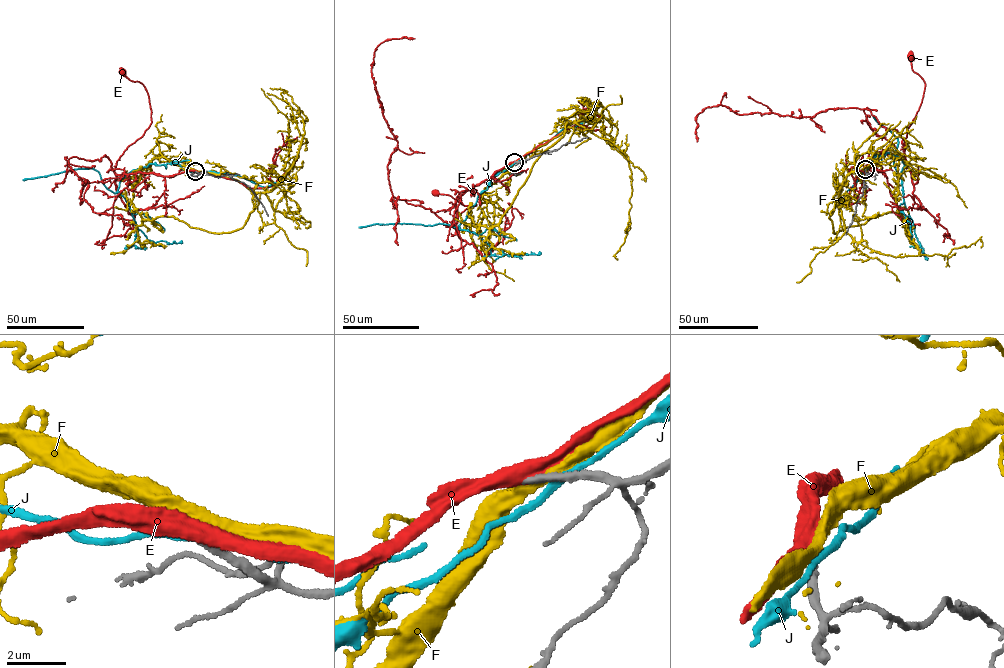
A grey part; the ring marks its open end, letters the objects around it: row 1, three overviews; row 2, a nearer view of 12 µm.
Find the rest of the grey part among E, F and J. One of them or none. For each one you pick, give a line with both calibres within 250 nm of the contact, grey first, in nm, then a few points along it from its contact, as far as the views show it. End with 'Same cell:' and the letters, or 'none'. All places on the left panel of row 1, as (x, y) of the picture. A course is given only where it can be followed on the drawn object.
E: 280 nm thick on the grey side, 550 nm on the other; it runs (196, 171), (167, 176), (116, 173), (114, 169), (120, 156), (142, 136), (151, 122), (145, 87), (122, 72)
Same cell: E

